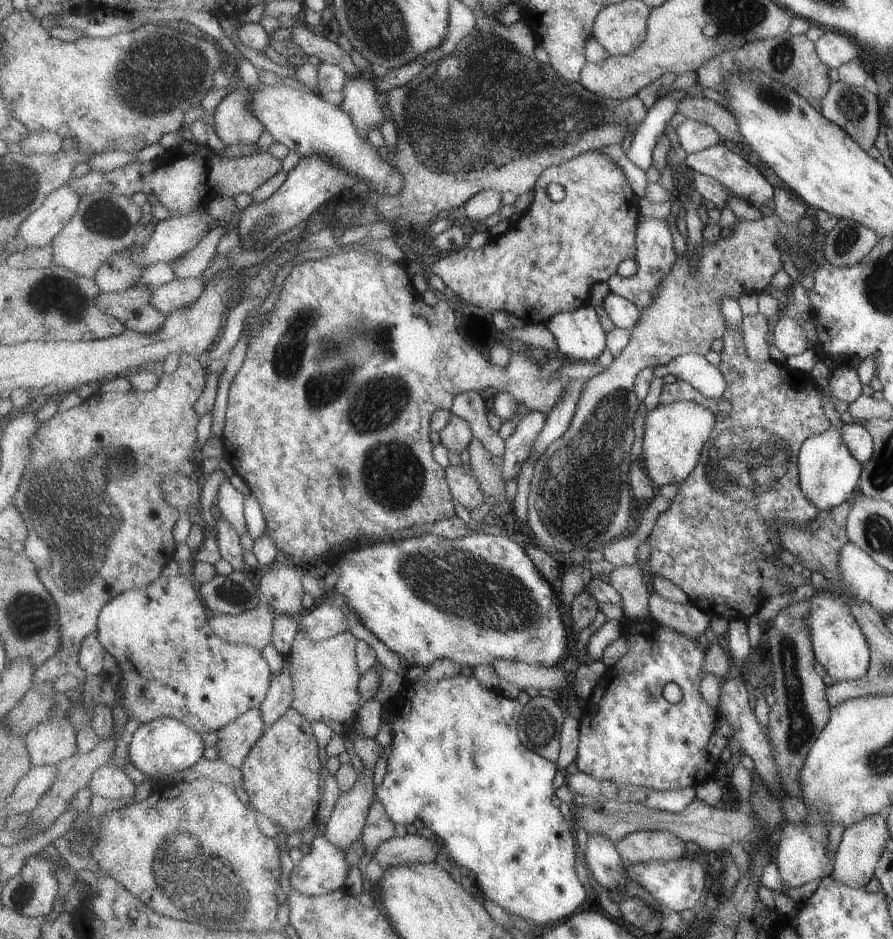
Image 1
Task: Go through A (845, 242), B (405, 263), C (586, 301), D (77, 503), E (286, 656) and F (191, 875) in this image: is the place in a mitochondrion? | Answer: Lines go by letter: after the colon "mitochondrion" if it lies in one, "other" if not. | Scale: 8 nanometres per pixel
A: mitochondrion
B: other
C: other
D: mitochondrion
E: other
F: mitochondrion

